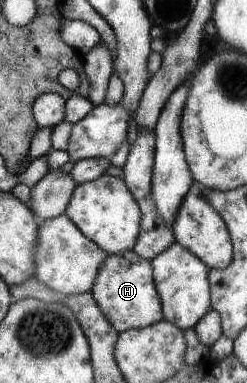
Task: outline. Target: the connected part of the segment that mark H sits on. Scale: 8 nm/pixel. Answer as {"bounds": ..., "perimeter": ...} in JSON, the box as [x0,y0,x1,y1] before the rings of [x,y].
{"bounds":[90,250,163,332],"perimeter":[[[131,250],[108,254],[97,269],[97,277],[90,289],[91,295],[101,308],[101,313],[119,332],[128,329],[141,329],[163,320],[161,298],[153,281],[153,268],[150,261],[139,257]]]}

